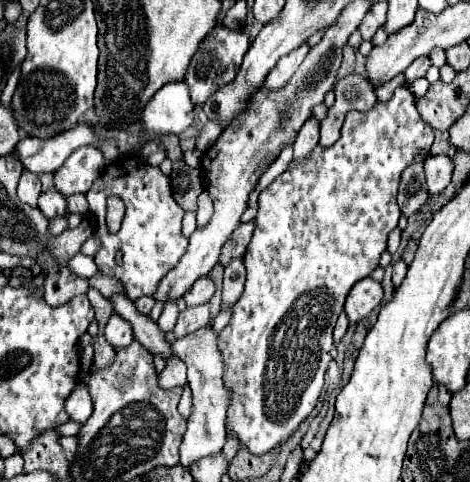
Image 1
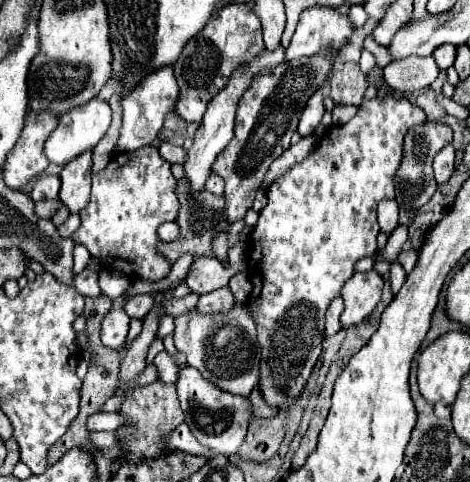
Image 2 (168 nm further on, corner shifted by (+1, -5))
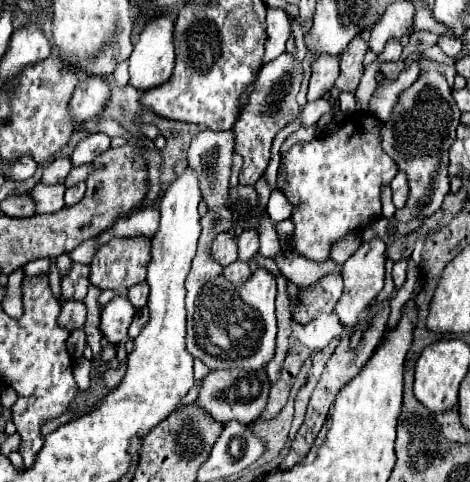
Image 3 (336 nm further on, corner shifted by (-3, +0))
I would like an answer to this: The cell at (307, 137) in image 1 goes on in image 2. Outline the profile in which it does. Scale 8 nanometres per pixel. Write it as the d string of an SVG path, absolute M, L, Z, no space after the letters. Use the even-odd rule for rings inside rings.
M322 91L314 93L312 99L308 101L302 117L300 117L300 125L298 125L298 133L300 137L308 137L316 127L318 123L322 121L322 115L324 115L324 103L322 103Z

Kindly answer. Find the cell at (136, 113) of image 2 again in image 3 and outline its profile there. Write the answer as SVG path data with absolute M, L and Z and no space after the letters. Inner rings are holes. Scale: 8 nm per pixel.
M168 14L154 16L146 22L138 42L130 54L130 84L142 92L142 88L154 88L168 80L174 66L172 44L172 20Z

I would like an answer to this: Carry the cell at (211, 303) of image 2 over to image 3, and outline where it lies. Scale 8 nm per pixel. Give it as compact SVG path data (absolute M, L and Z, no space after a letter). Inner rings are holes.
M234 260L232 264L228 264L224 268L224 276L228 280L232 280L232 284L244 284L250 278L250 274L252 274L252 270L250 270L248 262L244 262L244 260Z

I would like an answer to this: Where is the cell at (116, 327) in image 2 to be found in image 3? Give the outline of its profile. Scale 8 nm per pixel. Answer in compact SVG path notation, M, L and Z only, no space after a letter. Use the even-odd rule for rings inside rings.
M126 296L112 298L100 314L100 330L112 344L120 344L128 336L132 322L132 304Z

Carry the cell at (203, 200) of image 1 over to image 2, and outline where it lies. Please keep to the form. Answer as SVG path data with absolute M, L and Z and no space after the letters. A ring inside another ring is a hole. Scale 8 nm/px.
M210 175L208 181L206 181L206 185L204 185L204 189L210 191L210 193L214 193L214 195L218 195L218 197L222 197L224 195L224 181L222 181L222 177Z

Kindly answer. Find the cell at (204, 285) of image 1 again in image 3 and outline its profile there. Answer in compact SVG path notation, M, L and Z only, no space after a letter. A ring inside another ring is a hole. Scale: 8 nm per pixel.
M230 232L218 234L212 244L212 254L216 254L216 260L220 260L222 266L230 264L232 260L238 258L238 238L232 236Z

